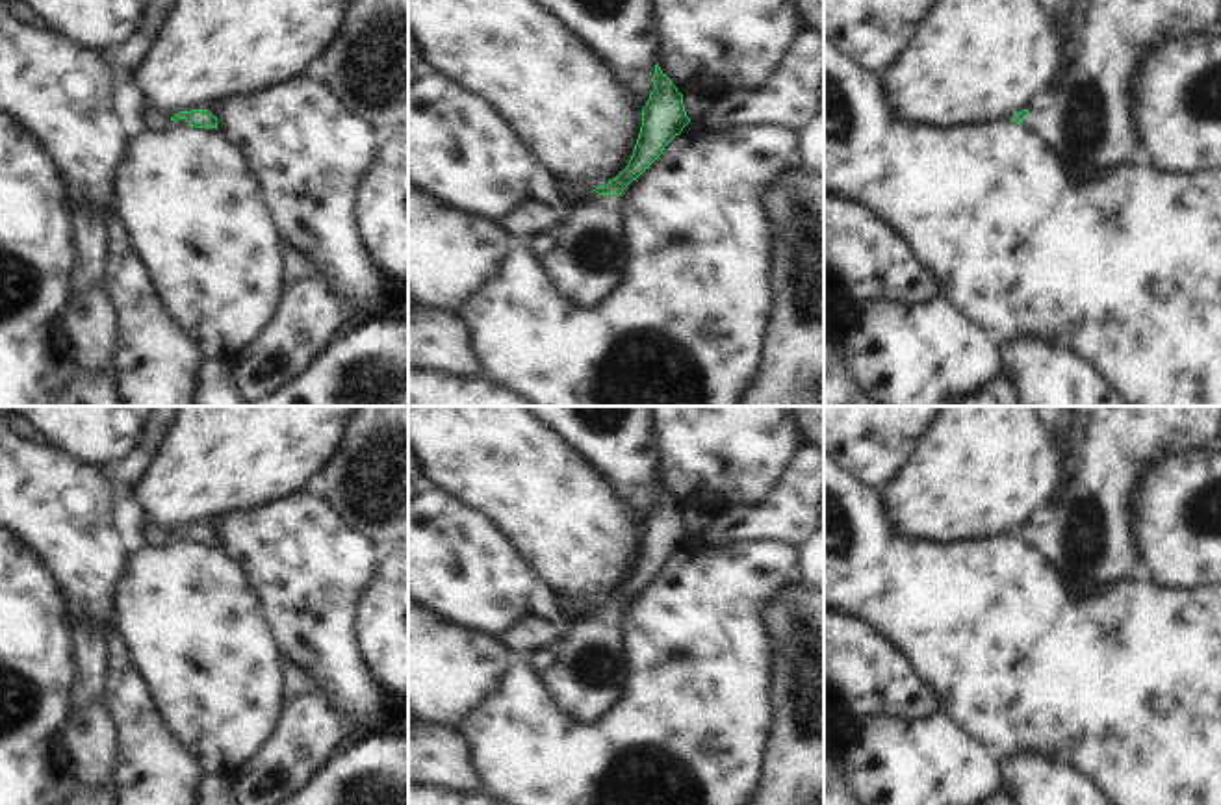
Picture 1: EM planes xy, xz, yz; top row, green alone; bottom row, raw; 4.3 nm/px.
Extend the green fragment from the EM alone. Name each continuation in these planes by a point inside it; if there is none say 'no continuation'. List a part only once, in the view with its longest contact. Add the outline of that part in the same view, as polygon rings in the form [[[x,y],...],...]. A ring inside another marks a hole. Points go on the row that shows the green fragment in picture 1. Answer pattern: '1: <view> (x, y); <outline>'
1: xz (587, 260); [[[620,197],[575,202],[549,234],[555,243],[540,262],[557,293],[581,308],[601,302],[627,267]]]

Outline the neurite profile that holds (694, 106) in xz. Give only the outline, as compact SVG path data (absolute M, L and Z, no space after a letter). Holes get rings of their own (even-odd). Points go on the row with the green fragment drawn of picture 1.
M683 95L683 106L685 106L687 117L696 119L713 106L713 100L696 96L696 95Z

